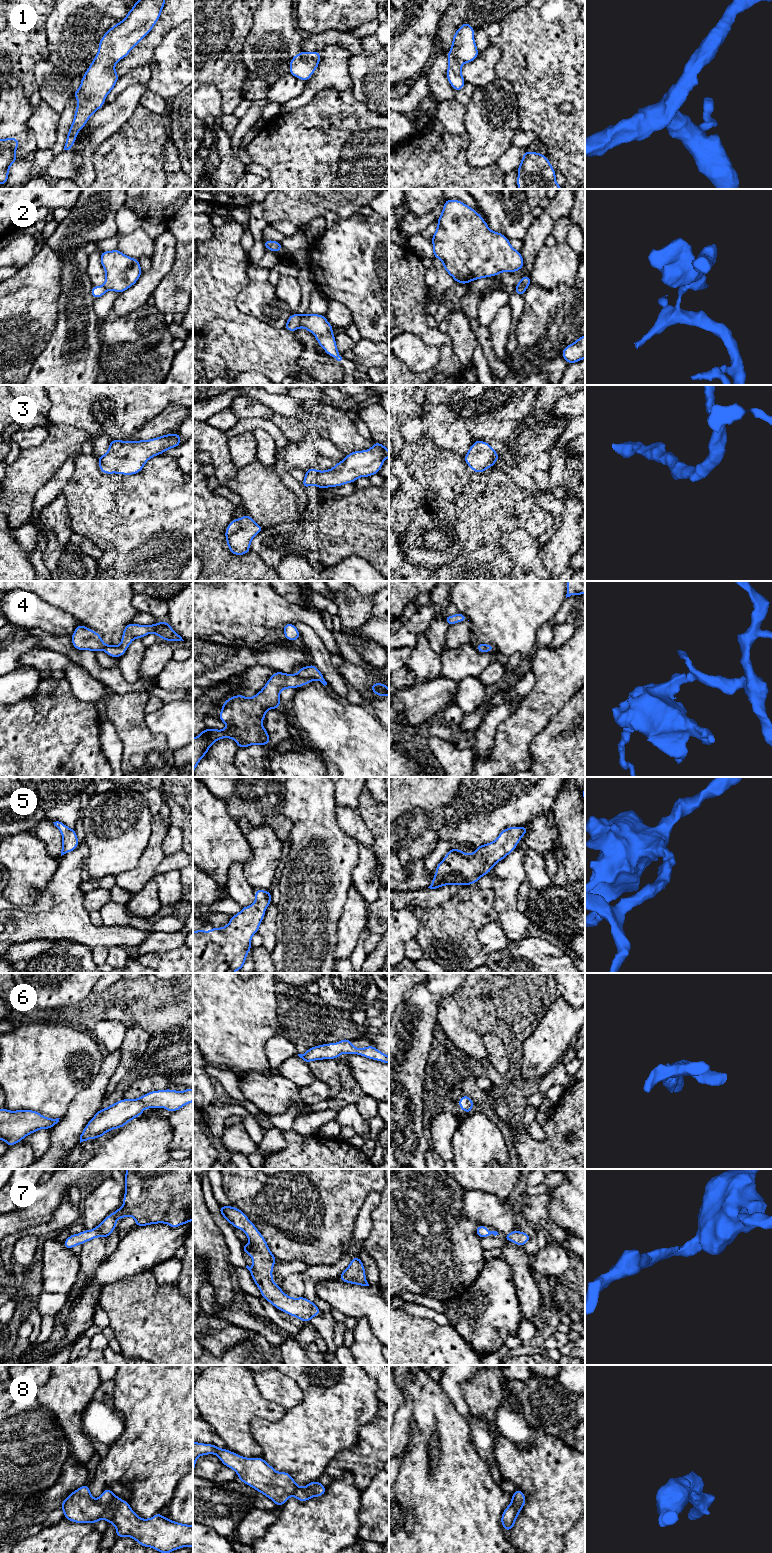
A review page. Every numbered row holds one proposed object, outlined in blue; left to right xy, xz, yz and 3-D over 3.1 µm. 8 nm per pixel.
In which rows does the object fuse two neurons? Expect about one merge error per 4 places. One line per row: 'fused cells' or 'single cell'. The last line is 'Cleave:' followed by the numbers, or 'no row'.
1: single cell
2: fused cells
3: single cell
4: single cell
5: single cell
6: single cell
7: single cell
8: single cell
Cleave: 2

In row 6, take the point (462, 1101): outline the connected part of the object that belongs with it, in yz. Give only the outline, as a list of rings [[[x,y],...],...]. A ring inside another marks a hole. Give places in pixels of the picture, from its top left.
[[[463,1095],[458,1102],[458,1105],[460,1106],[460,1109],[465,1111],[466,1113],[470,1114],[473,1106],[475,1105],[472,1099],[467,1096]]]

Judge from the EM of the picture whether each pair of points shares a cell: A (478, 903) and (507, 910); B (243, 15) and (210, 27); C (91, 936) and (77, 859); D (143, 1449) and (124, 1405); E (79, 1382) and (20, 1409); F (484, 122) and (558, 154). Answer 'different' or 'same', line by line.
A: different
B: same
C: same
D: same
E: different
F: different

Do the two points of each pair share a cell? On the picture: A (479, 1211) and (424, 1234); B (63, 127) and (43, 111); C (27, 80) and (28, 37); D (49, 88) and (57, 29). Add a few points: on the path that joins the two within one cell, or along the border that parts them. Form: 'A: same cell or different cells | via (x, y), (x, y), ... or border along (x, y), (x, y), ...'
A: different cells | border along (463, 1193), (462, 1213), (479, 1224)
B: different cells | border along (61, 114), (58, 120), (57, 132)
C: same cell | via (27, 69), (27, 48)
D: different cells | border along (47, 59), (58, 70), (71, 78)

